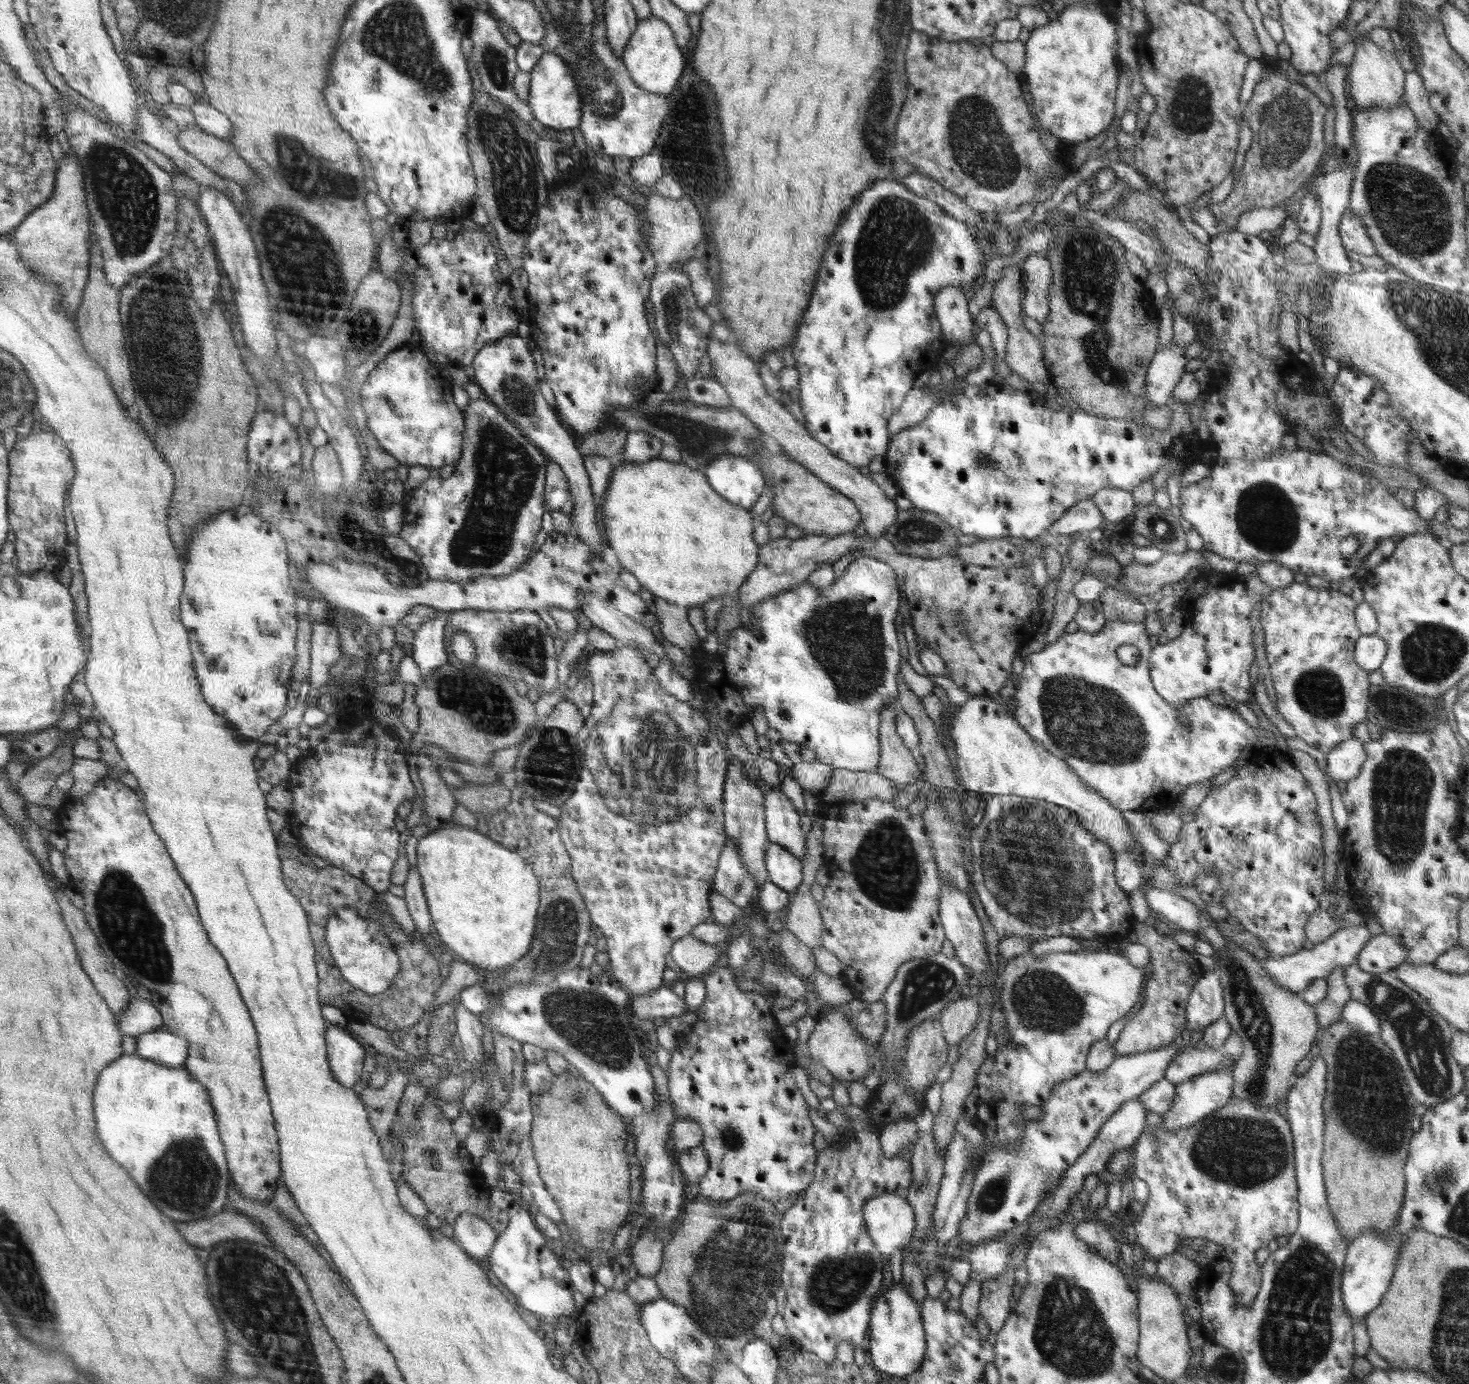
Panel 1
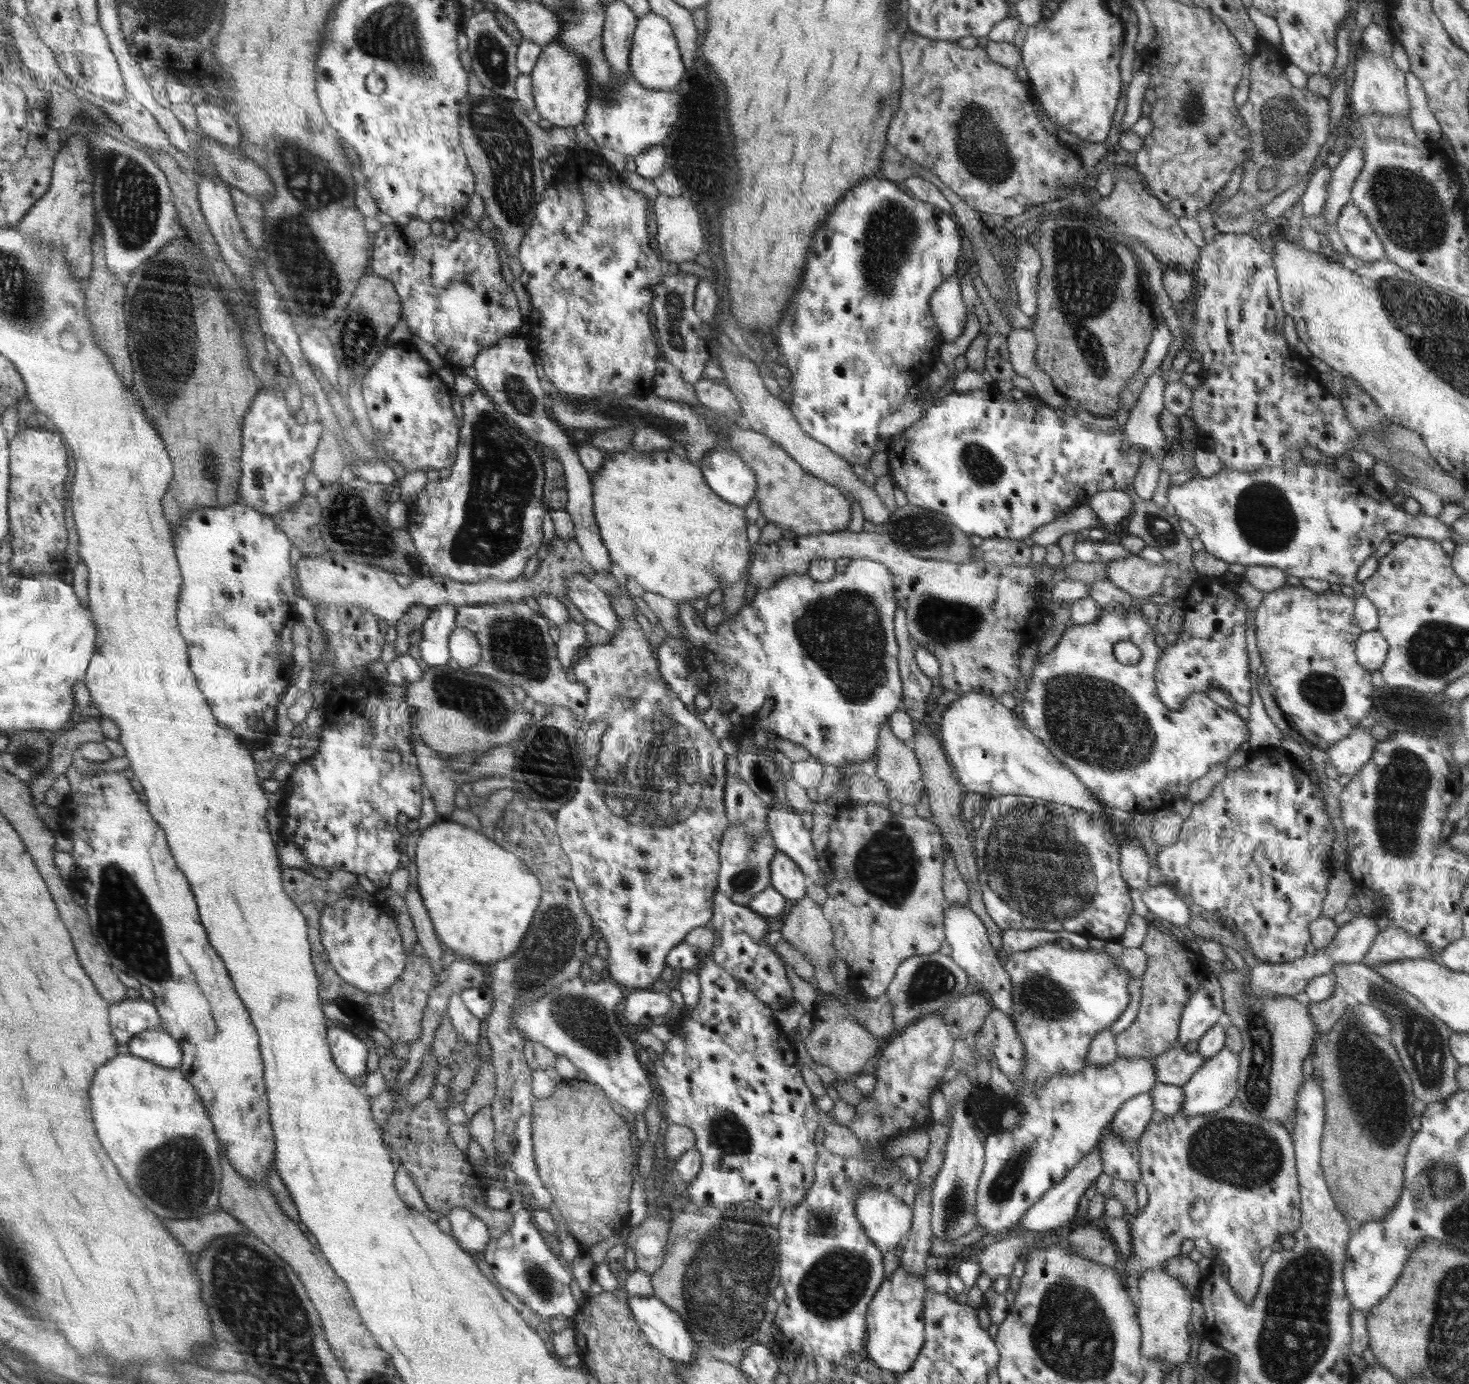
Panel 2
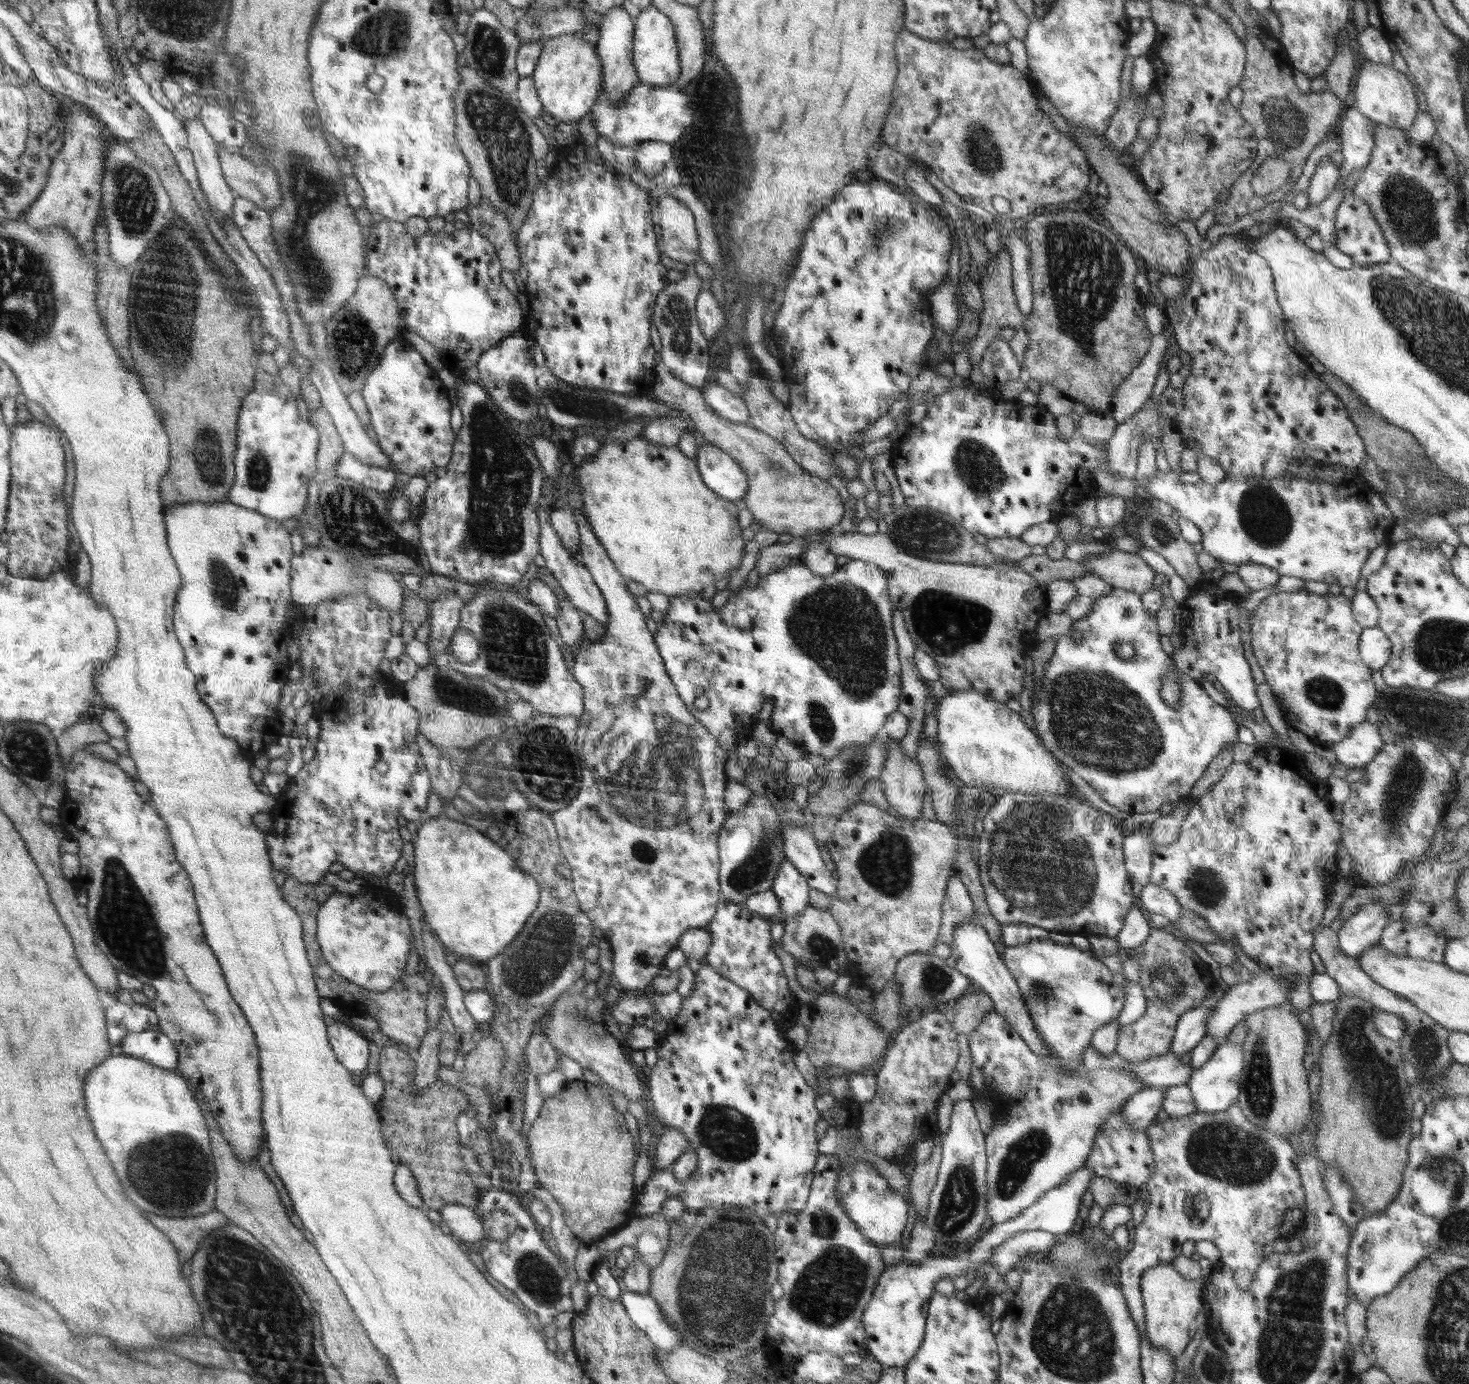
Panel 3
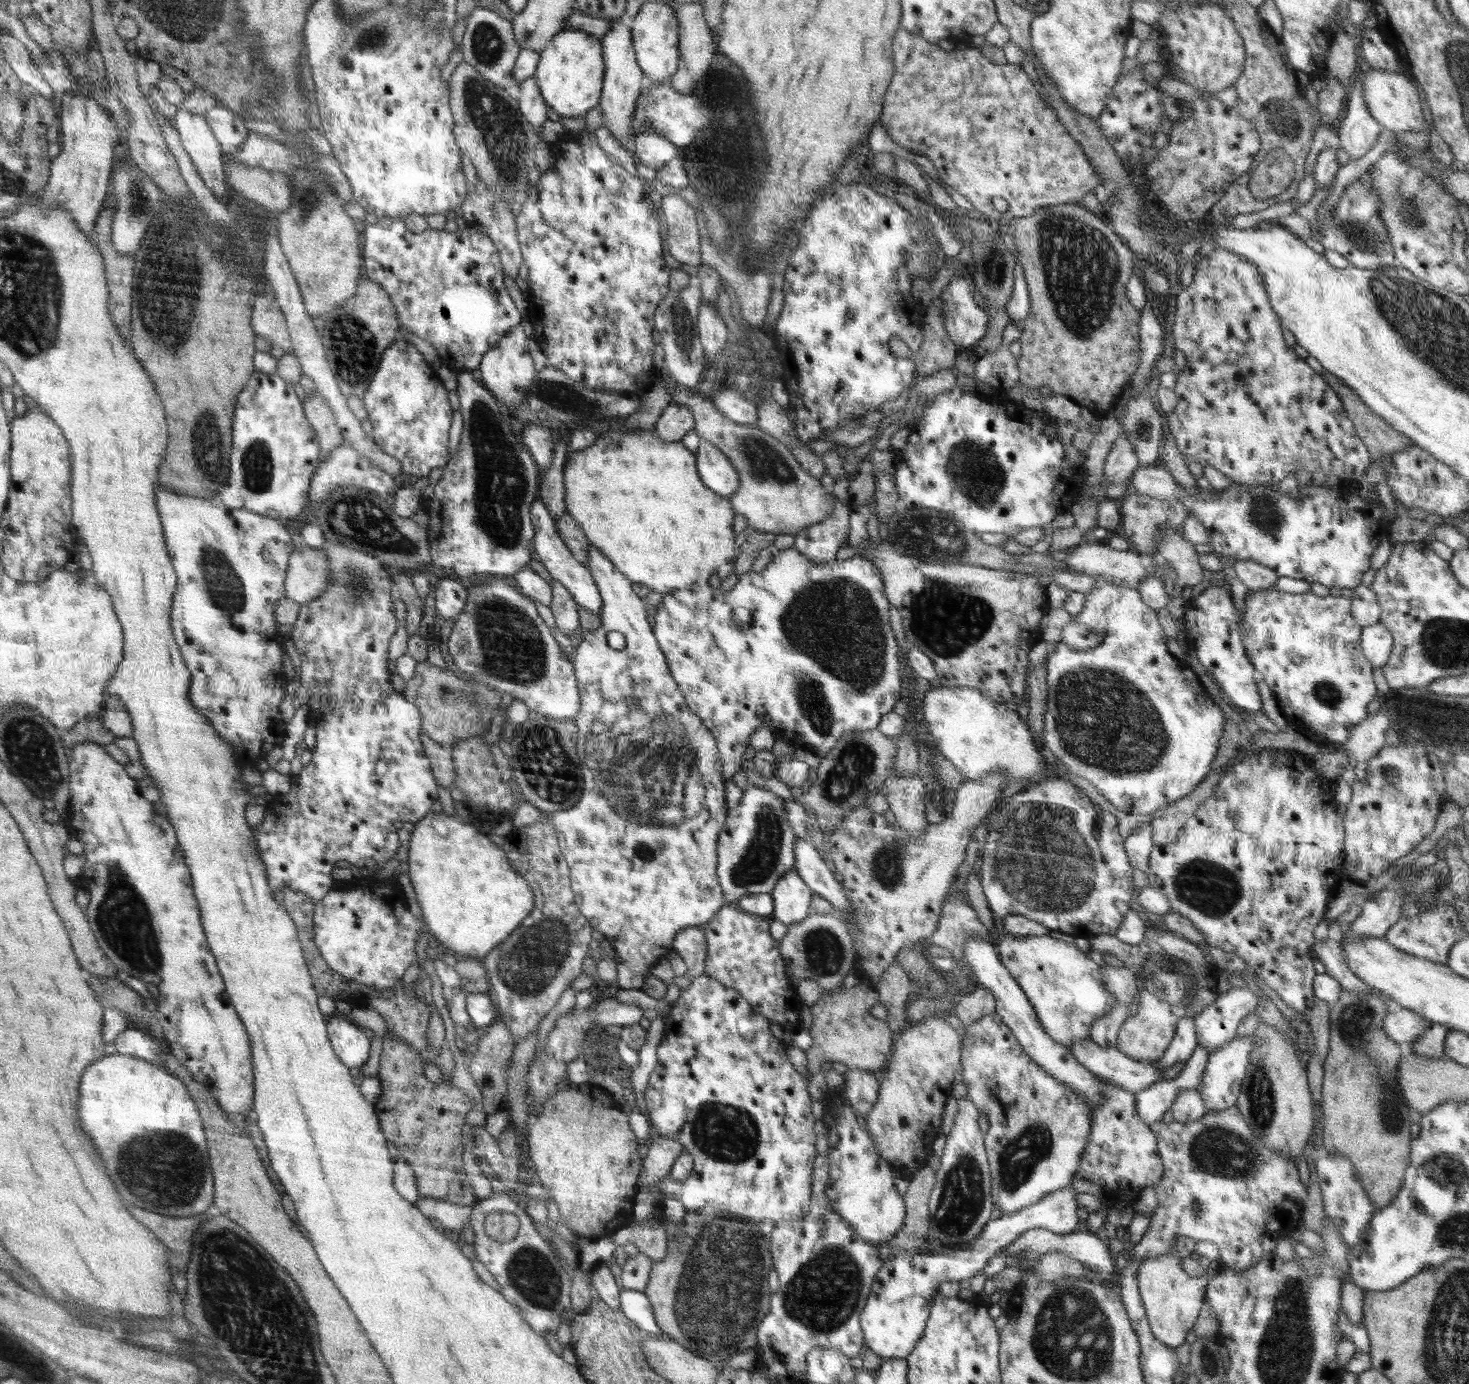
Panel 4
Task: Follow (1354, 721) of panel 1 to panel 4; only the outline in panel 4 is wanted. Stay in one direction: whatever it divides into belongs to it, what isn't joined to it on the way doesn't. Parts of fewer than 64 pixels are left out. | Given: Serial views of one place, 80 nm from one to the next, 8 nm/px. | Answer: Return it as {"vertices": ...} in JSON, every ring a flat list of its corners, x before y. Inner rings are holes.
{"vertices":[[1270,589,1251,591,1245,600,1242,628,1246,632,1245,654,1274,691,1289,726,1308,737,1325,738,1332,743,1346,742,1351,730,1367,717,1367,704,1378,694,1372,664,1360,648,1363,626,1352,616,1350,600,1342,596,1316,596,1312,591,1306,594]]}

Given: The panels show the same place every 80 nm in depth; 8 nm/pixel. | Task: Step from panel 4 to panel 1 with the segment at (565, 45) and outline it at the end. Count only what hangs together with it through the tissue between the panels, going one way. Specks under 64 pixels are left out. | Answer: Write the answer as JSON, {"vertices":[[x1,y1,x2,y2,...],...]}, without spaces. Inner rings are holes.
{"vertices":[[544,51,539,64,529,74,531,85,527,104,533,118,544,124,550,134,564,128,576,128,580,124,580,94,568,64,560,56]]}

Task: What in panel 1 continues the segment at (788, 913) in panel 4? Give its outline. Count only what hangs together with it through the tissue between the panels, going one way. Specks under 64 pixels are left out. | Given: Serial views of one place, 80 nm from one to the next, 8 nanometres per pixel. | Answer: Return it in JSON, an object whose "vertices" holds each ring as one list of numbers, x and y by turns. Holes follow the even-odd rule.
{"vertices":[[769,841,766,845,768,880,793,895,803,882,803,863,779,844]]}

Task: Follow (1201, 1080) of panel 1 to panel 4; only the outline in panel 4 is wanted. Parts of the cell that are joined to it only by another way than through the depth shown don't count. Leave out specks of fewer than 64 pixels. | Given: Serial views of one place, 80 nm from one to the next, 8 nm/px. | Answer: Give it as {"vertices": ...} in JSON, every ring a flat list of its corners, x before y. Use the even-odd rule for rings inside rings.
{"vertices":[[1254,1036,1245,1038,1235,1037,1223,1048,1209,1054,1206,1069,1204,1069,1204,1077,1202,1077,1201,1083,1196,1088,1208,1111,1226,1110,1231,1106,1235,1106,1253,1049]]}

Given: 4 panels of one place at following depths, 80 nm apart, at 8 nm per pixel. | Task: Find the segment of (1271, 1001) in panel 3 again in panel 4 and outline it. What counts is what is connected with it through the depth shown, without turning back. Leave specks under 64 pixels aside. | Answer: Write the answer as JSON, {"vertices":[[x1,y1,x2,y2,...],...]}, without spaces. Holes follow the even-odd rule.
{"vertices":[[1239,982,1233,983,1229,991,1221,992,1211,1006,1194,1017,1198,1047,1202,1047,1211,1053,1229,1044,1237,1037,1236,1030,1243,1018,1246,1018,1248,1014,1257,1014,1256,1010,1259,1002,1260,998,1254,994,1254,991]]}

